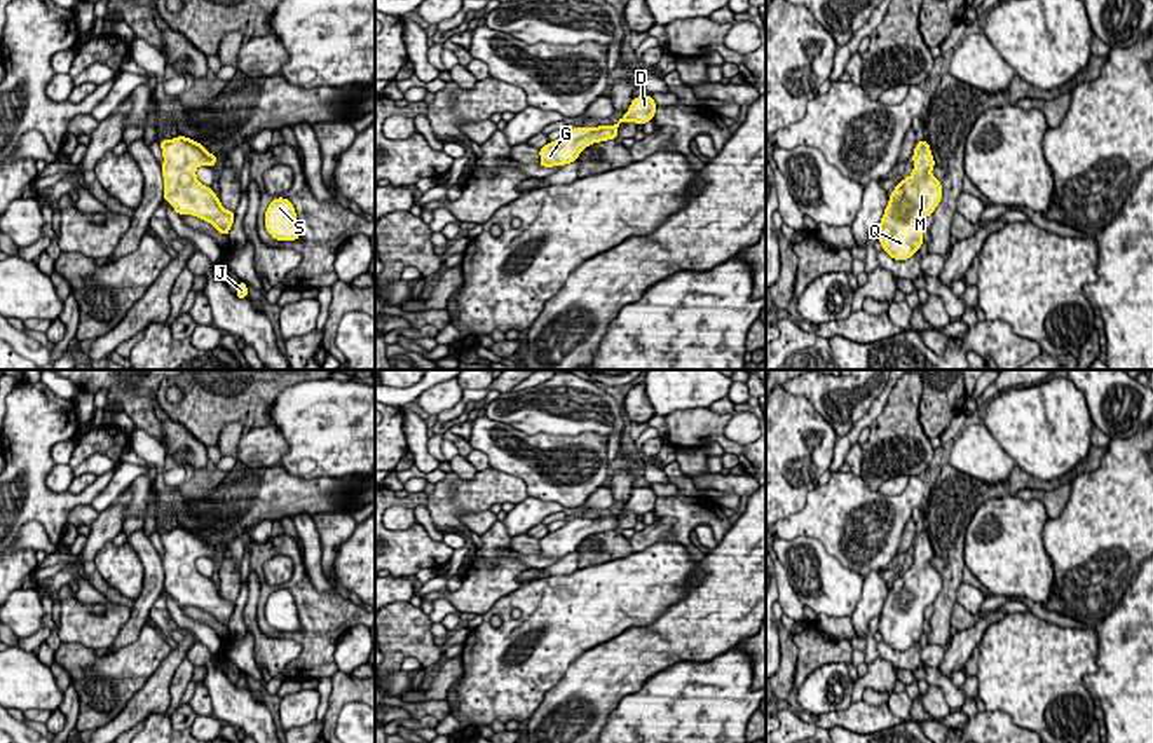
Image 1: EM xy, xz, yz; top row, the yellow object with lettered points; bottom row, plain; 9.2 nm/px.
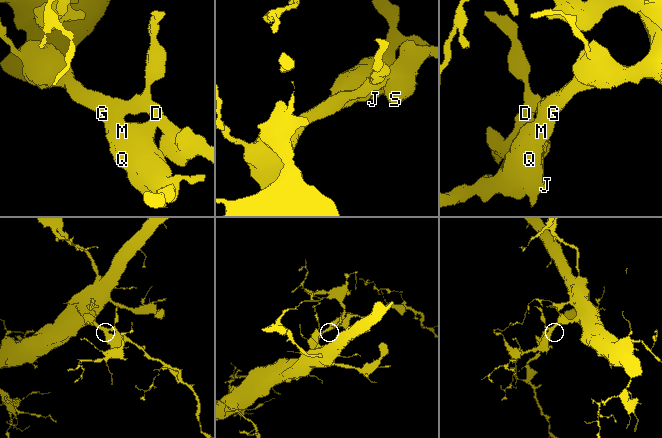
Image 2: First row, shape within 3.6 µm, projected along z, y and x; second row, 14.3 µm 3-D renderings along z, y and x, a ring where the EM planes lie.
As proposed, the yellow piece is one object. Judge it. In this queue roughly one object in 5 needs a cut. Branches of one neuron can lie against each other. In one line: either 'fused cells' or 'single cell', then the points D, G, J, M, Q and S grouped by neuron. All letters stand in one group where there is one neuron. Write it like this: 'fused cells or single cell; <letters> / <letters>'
single cell; D G J M Q S

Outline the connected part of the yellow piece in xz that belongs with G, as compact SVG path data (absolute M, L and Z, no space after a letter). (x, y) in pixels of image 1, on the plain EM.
M647 487L631 488L630 501L619 509L614 516L598 516L598 518L574 518L567 521L555 532L549 532L539 539L541 558L565 556L576 553L579 544L600 532L617 530L617 518L621 513L645 515L654 509L656 494Z

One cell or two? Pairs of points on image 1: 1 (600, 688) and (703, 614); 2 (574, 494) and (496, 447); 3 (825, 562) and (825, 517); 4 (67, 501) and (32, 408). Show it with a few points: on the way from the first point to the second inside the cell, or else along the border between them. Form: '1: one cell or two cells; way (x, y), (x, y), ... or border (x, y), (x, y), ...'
1: one cell; way (627, 661), (641, 651), (668, 642), (677, 635)
2: one cell; way (555, 485), (524, 459), (515, 457)
3: two cells; border (785, 539), (815, 538), (859, 574)
4: one cell; way (40, 490), (32, 482), (32, 435)

